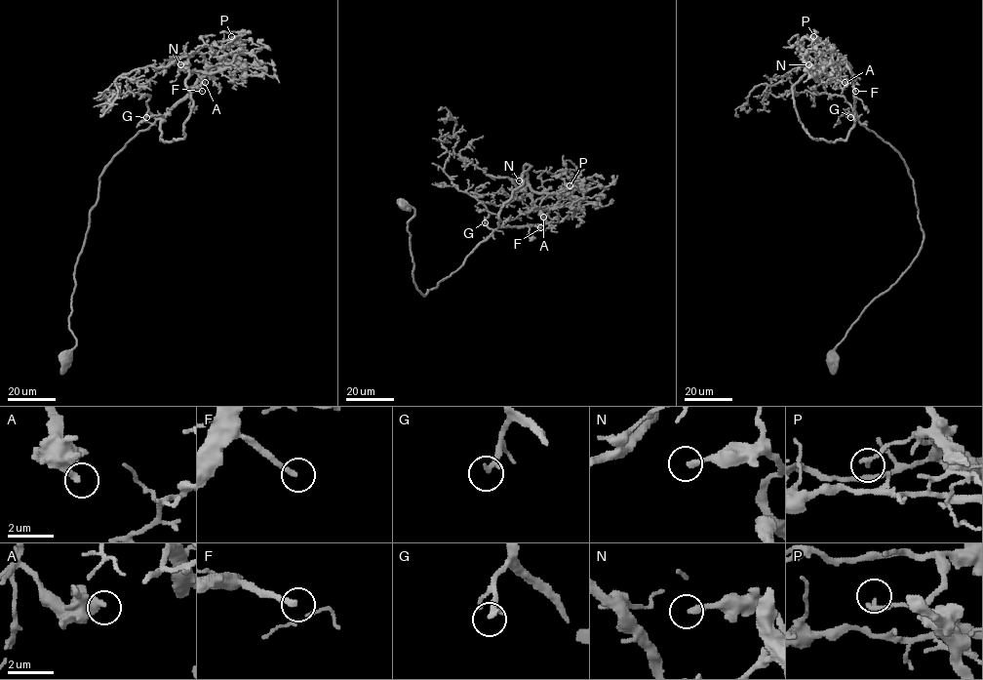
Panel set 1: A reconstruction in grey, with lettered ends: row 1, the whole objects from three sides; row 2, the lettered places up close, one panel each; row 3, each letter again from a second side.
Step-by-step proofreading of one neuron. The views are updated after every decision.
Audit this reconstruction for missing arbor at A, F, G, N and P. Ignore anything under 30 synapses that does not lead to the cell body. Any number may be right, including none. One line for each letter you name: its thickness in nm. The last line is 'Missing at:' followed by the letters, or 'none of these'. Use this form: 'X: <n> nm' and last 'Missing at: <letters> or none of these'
F: 240 nm
Missing at: F

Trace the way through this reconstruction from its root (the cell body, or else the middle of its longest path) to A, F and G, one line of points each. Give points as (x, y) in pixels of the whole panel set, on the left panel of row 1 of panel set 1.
A: (66, 357), (76, 343), (69, 328), (74, 265), (104, 168), (193, 88), (206, 73), (207, 61), (205, 82)
F: (66, 357), (76, 343), (69, 328), (74, 265), (104, 168), (138, 132), (195, 88), (202, 91)
G: (66, 357), (76, 343), (69, 328), (74, 265), (98, 179), (127, 142), (155, 121), (147, 111), (146, 117)

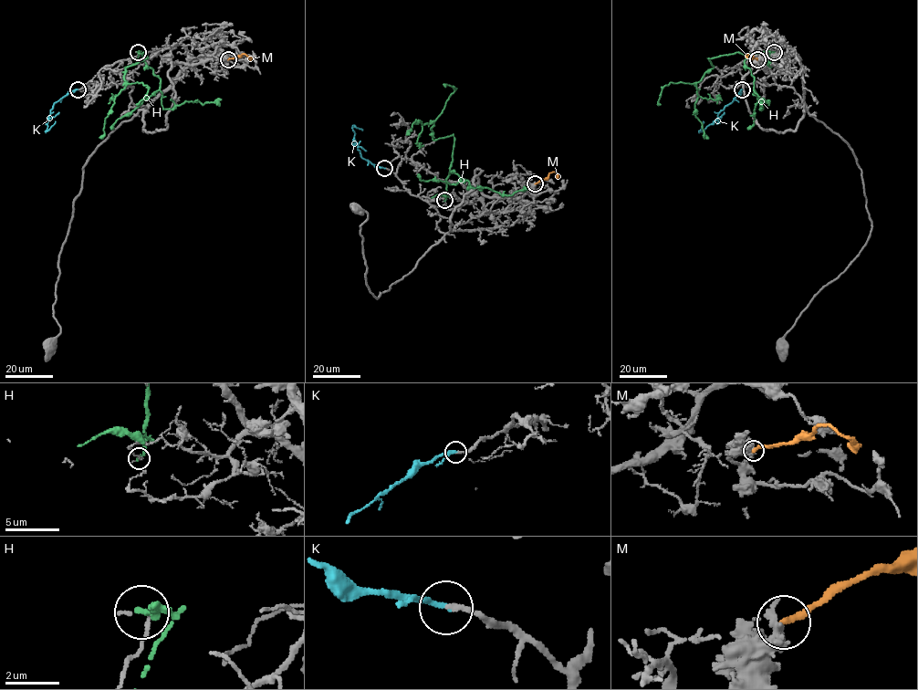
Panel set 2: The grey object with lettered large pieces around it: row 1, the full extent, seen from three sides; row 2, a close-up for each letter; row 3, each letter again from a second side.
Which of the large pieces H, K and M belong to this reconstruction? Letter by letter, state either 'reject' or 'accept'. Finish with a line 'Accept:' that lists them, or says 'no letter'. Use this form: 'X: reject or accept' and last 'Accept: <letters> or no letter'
H: reject
K: accept
M: reject
Accept: K

